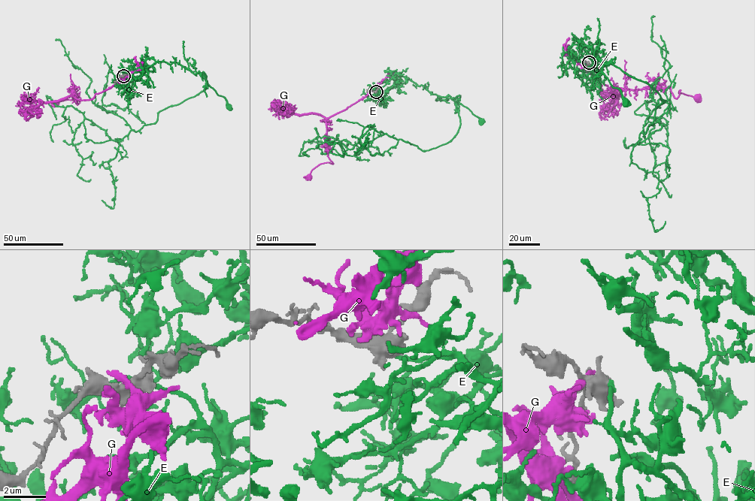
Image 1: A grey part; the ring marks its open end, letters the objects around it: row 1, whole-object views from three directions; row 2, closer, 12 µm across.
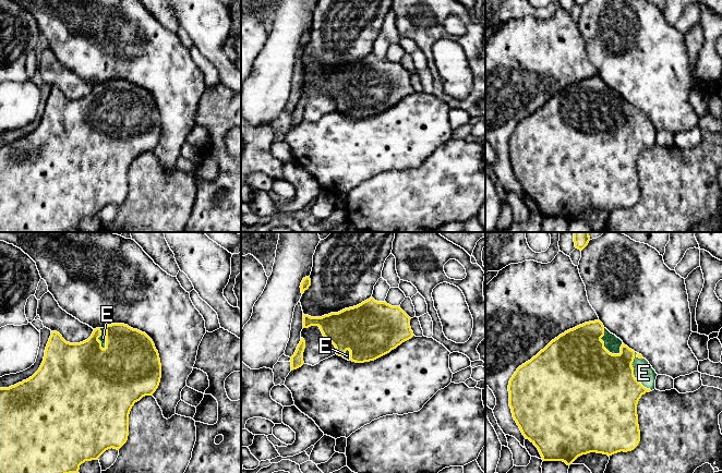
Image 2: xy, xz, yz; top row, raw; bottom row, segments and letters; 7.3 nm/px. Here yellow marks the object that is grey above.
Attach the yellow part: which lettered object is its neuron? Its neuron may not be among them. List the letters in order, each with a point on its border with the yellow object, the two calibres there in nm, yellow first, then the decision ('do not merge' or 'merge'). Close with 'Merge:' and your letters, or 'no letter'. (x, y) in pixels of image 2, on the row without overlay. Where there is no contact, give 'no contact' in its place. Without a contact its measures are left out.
E: meets yellow in yz at (633, 129); 500 nm thick on the yellow side, 150 nm on the other; merge
G: no contact; do not merge
Merge: E

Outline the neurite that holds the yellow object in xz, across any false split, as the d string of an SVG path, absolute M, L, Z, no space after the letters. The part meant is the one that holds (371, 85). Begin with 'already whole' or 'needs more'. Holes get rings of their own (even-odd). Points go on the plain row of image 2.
needs more; M370 53L357 62L322 73L303 70L303 84L318 82L323 92L335 101L337 111L356 119L364 119L389 109L411 95L414 90L410 83L410 75L399 62L392 62Z

